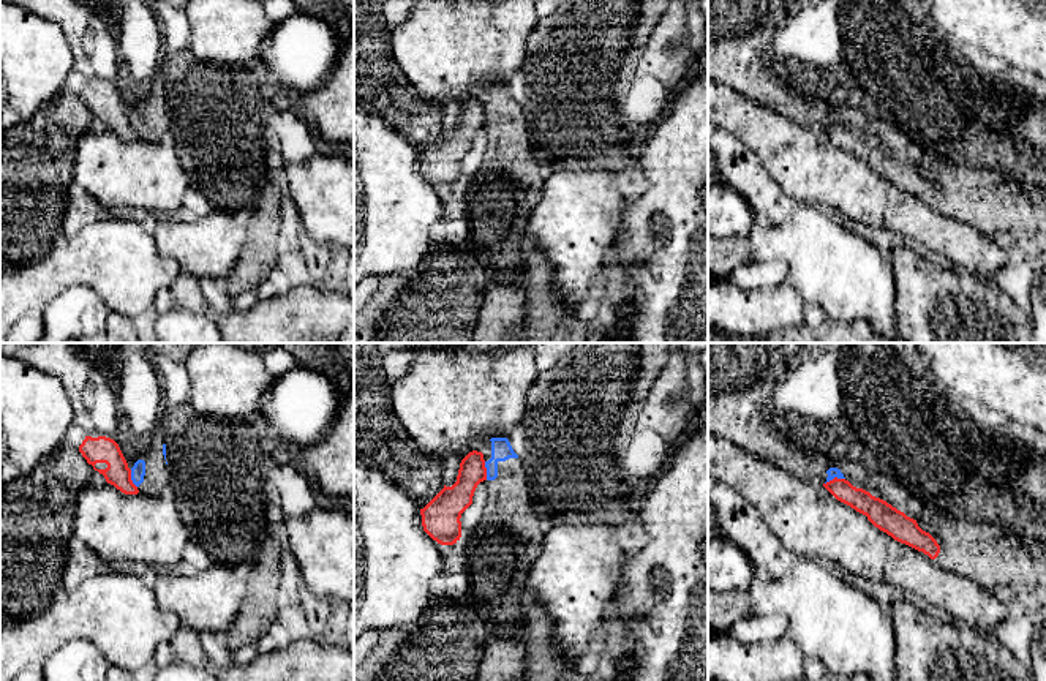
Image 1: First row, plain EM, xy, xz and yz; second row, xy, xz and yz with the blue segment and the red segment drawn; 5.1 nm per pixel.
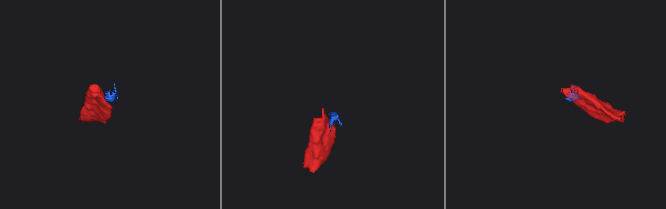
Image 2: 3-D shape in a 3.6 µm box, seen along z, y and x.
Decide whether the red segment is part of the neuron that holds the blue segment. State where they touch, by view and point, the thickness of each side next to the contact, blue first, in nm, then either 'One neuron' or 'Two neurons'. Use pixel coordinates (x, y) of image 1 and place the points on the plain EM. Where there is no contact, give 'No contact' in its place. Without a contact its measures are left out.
Touches blue at yz (835, 122). Thickness 50 nm (blue) against 120 nm. Two neurons

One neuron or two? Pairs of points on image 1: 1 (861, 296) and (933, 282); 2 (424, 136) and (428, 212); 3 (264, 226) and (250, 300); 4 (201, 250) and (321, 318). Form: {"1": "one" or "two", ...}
{"1": "two", "2": "two", "3": "two", "4": "two"}

